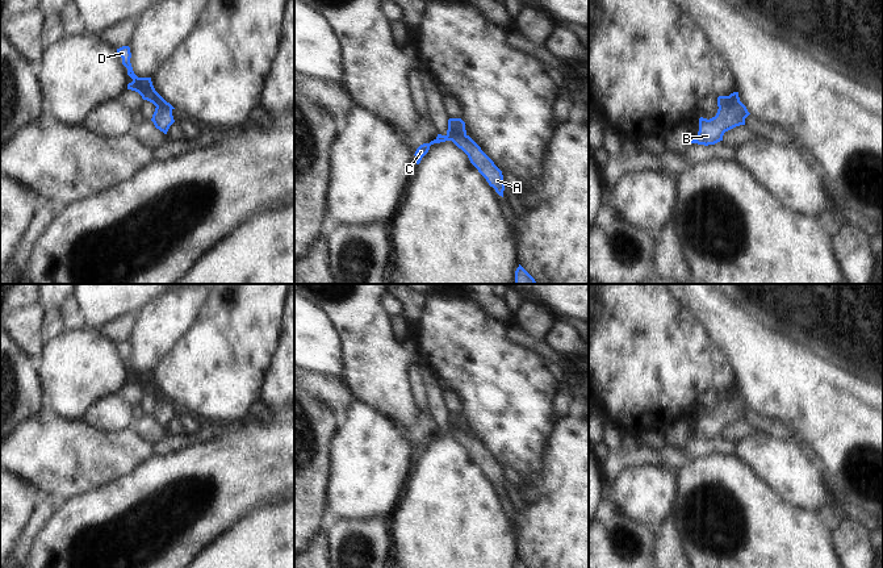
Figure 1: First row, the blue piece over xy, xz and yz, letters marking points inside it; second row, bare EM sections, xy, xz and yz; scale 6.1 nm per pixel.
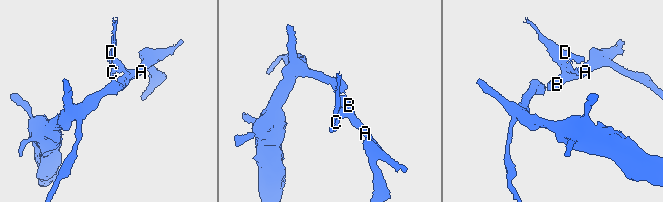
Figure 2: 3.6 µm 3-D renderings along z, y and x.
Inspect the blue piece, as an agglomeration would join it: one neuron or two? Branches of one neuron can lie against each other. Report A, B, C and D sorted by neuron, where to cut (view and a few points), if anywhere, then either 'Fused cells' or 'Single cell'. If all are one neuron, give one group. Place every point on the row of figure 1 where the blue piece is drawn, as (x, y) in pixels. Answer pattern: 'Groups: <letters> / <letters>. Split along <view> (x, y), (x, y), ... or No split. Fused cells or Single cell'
Groups: A B / C D. Split along yz (739, 100), (719, 107). Fused cells

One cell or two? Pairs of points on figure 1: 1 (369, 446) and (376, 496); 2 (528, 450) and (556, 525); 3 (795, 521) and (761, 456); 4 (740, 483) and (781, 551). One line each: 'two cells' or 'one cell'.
1: one cell
2: two cells
3: two cells
4: one cell

